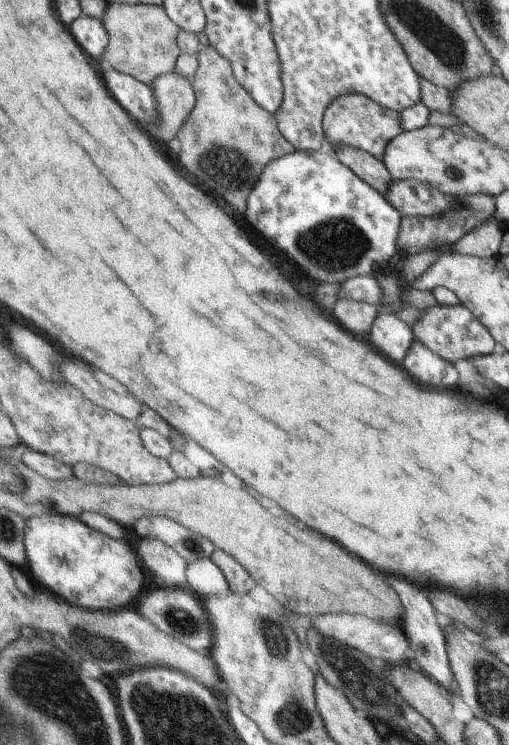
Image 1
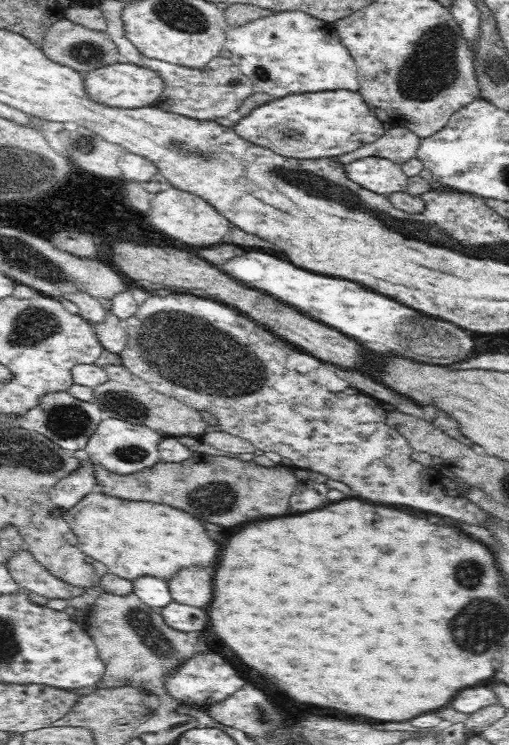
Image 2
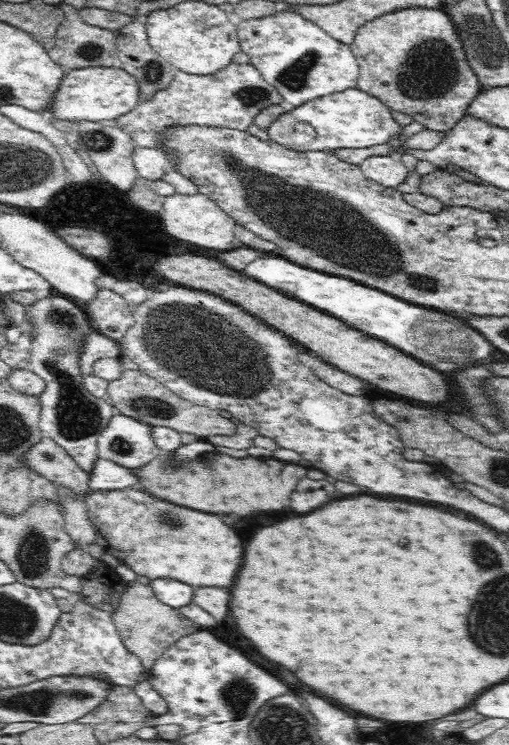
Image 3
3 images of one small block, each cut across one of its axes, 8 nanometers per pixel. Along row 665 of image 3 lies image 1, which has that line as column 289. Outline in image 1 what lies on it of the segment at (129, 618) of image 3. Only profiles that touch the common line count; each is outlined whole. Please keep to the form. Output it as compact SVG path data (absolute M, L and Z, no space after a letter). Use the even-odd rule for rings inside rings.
M211 45L200 46L197 68L191 77L194 88L194 108L176 135L181 142L179 164L203 180L209 188L231 188L233 194L223 194L227 204L239 212L245 210L245 200L258 182L263 168L271 160L295 152L277 127L277 118L260 106L240 85L230 68L230 62Z

